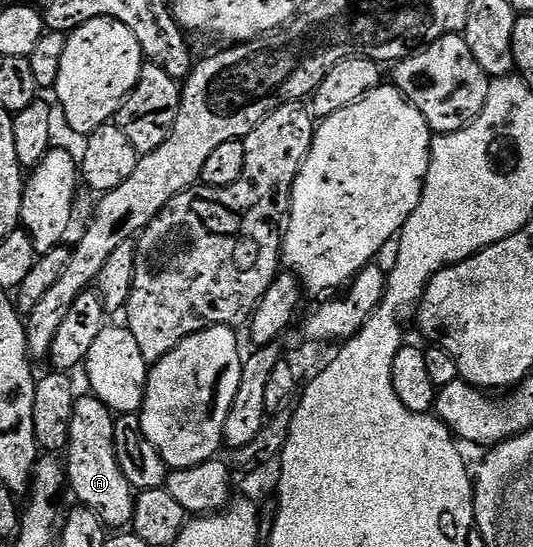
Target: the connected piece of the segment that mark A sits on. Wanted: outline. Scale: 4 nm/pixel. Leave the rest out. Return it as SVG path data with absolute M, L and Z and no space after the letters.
M92 394L79 395L74 401L72 410L72 426L70 427L70 464L68 460L68 488L74 491L74 496L83 508L93 510L102 523L110 530L122 530L131 523L134 518L135 489L131 488L128 478L124 478L124 470L120 470L120 462L116 458L116 446L114 445L114 421L115 413L110 411L104 402L100 402Z

